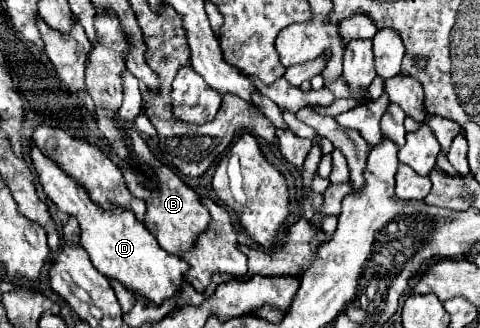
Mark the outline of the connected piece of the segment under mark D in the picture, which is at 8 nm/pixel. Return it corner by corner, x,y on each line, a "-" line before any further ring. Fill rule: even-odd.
37,146
31,148
31,158
45,194
53,200
53,204
61,212
67,212
79,222
81,244
87,250
93,266
103,276
115,278
129,292
133,292
135,296
143,296
157,306
161,306
165,300
173,298
181,290
181,284
185,282
183,272
189,270
189,264
179,256
167,254
157,244
155,236
133,216
133,212
119,210
119,208
109,212
93,204
87,192
79,184
75,184
75,180
71,180
53,160
45,158

